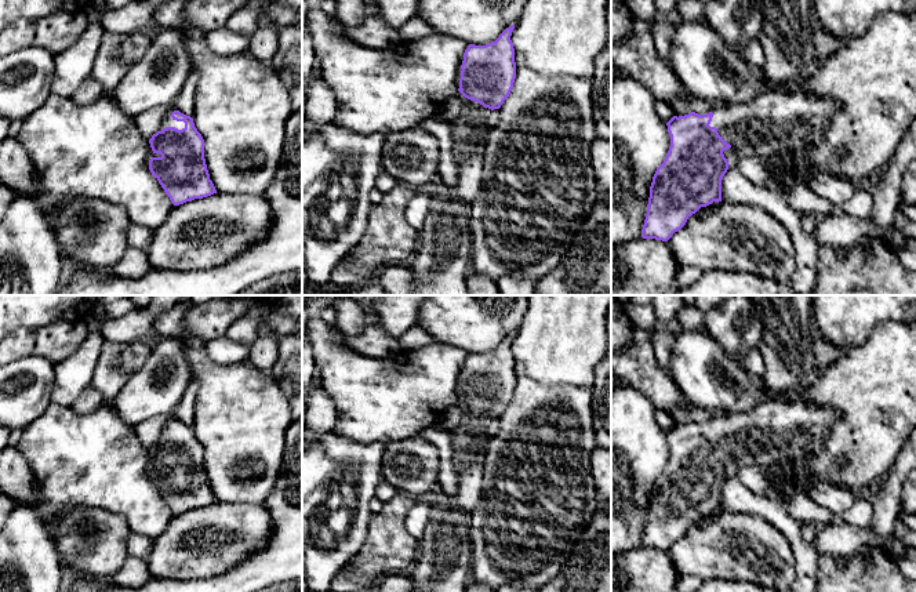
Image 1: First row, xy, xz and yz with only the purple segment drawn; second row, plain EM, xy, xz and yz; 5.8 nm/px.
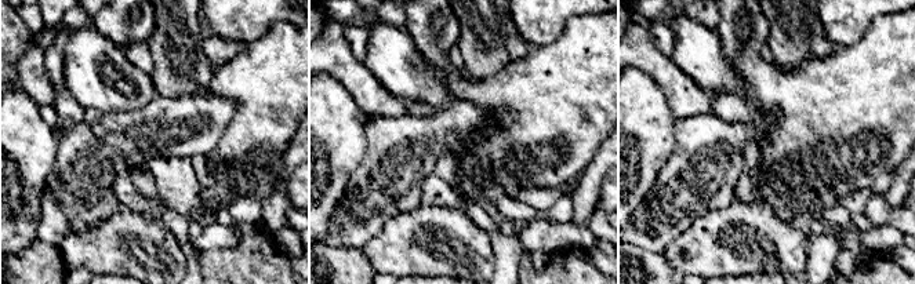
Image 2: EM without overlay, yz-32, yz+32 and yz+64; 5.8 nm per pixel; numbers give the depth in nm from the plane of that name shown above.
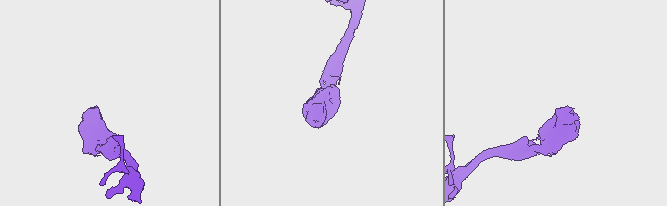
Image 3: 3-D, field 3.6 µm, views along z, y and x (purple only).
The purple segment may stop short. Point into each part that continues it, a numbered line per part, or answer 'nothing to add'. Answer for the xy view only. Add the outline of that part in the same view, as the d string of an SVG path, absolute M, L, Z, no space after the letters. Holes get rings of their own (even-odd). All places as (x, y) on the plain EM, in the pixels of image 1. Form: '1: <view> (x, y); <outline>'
1: xy (167, 429); M172 417L172 418L170 418L170 420L164 424L164 426L163 426L163 429L161 429L161 433L160 433L160 436L159 436L159 440L161 440L161 439L166 437L166 436L175 436L175 437L178 437L178 439L185 437L185 432L183 432L183 431L177 431L177 429L174 429L174 428L171 426L171 422L172 422L174 420L175 420L175 418Z

